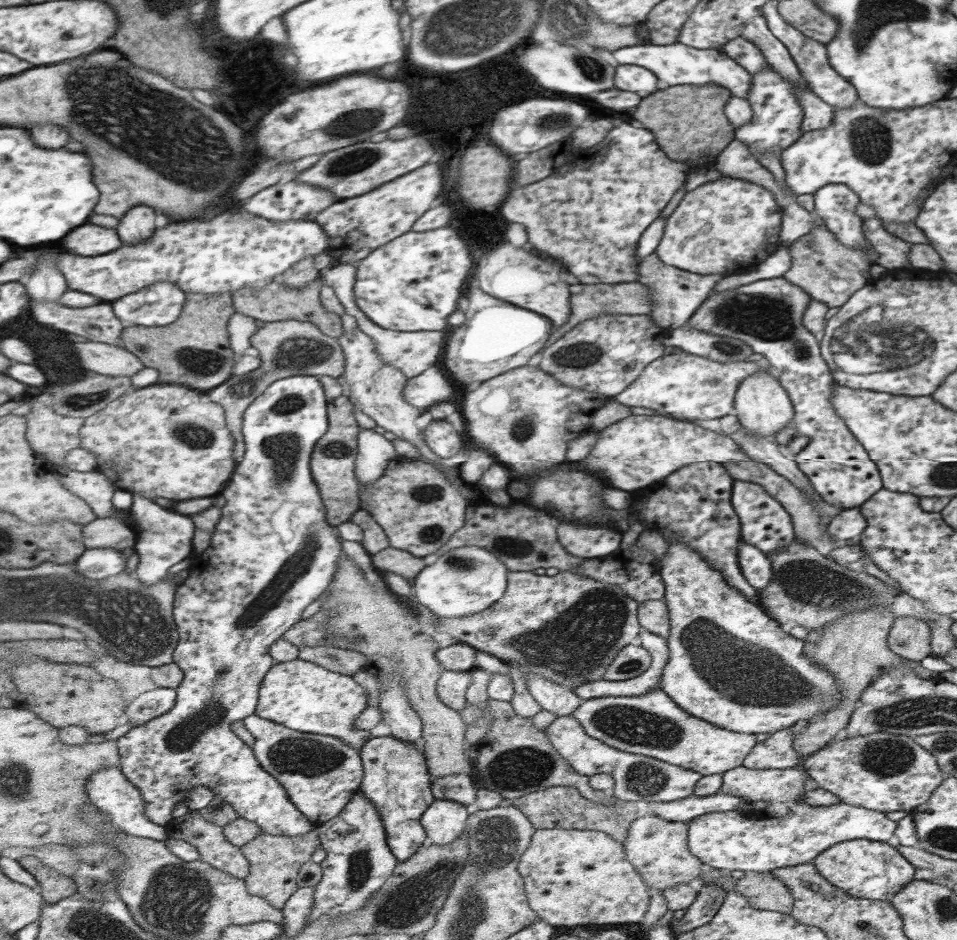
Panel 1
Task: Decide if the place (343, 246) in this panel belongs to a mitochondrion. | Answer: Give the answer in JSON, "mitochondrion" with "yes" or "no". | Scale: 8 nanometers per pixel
{"mitochondrion":"no"}

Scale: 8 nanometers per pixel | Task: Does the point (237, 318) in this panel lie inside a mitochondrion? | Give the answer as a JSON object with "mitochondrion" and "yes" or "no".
{"mitochondrion":"no"}

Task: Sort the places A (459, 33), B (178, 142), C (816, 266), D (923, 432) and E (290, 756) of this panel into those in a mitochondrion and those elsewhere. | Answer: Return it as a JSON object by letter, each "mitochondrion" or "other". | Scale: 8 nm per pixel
{"A":"mitochondrion","B":"mitochondrion","C":"other","D":"other","E":"mitochondrion"}

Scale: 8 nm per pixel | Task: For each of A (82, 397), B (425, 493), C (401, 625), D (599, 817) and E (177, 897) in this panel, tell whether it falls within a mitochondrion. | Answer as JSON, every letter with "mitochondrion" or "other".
{"A":"mitochondrion","B":"mitochondrion","C":"other","D":"other","E":"mitochondrion"}

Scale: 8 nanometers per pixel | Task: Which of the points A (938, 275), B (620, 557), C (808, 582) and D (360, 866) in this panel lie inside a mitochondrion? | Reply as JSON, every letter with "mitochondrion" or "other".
{"A":"other","B":"other","C":"mitochondrion","D":"mitochondrion"}

